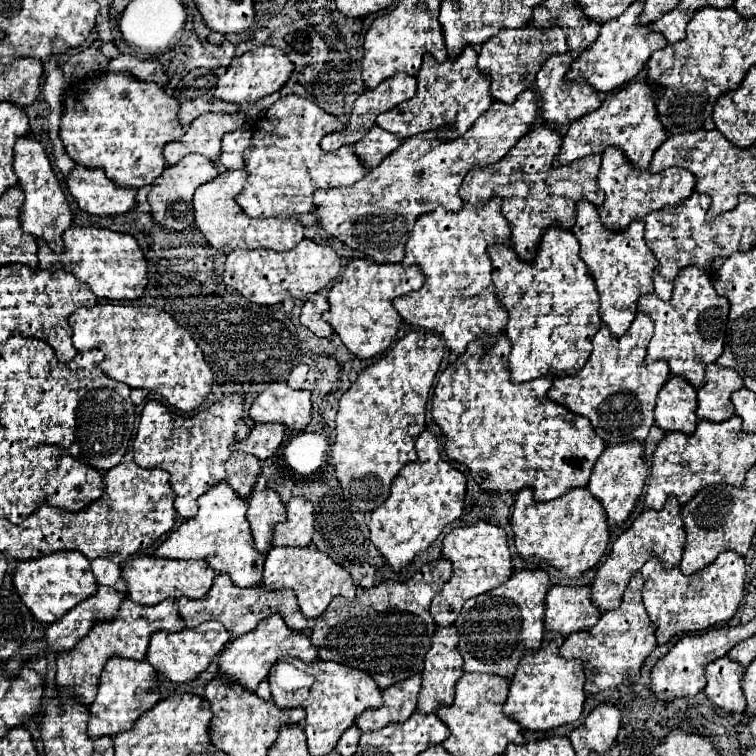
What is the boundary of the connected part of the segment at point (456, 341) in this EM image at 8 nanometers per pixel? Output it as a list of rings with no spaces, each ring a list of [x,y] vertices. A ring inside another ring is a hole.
[[[498,198],[482,208],[464,204],[460,212],[436,208],[416,220],[406,244],[402,264],[418,266],[426,276],[426,282],[420,290],[394,300],[394,308],[406,324],[442,336],[446,346],[458,356],[466,352],[466,346],[472,340],[482,340],[486,334],[490,336],[490,344],[494,344],[496,336],[506,328],[508,314],[496,298],[490,278],[492,260],[488,256],[488,246],[510,244],[510,224],[504,220],[500,208],[502,200]]]

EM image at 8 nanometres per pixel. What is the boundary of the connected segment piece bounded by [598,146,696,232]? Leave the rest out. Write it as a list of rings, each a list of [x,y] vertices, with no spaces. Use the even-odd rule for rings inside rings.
[[[610,146],[602,154],[598,186],[606,194],[604,206],[598,210],[600,220],[602,220],[604,228],[620,232],[622,228],[626,230],[630,222],[642,220],[644,216],[648,216],[654,210],[662,210],[666,206],[682,204],[694,192],[696,180],[694,180],[694,174],[690,174],[682,168],[664,170],[664,172],[658,172],[658,174],[650,174],[648,170],[636,170],[634,166],[628,164],[628,160],[624,158],[624,154],[618,148]]]

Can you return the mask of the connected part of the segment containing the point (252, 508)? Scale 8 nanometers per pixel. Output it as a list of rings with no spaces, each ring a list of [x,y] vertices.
[[[254,488],[248,498],[246,518],[252,528],[256,550],[260,554],[264,554],[270,548],[274,524],[286,520],[286,506],[280,502],[280,498],[274,490]]]

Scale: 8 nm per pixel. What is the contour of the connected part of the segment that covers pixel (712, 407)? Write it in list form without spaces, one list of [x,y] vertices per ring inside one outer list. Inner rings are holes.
[[[710,364],[704,378],[706,384],[698,390],[698,418],[710,422],[724,422],[732,418],[734,406],[730,402],[730,394],[744,386],[738,372],[730,368],[718,368],[718,364]]]

